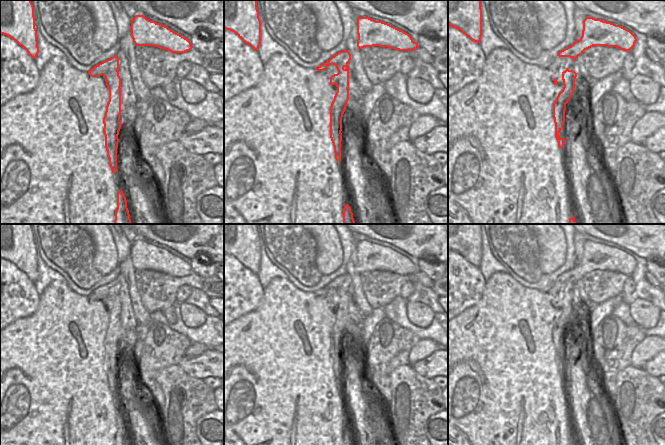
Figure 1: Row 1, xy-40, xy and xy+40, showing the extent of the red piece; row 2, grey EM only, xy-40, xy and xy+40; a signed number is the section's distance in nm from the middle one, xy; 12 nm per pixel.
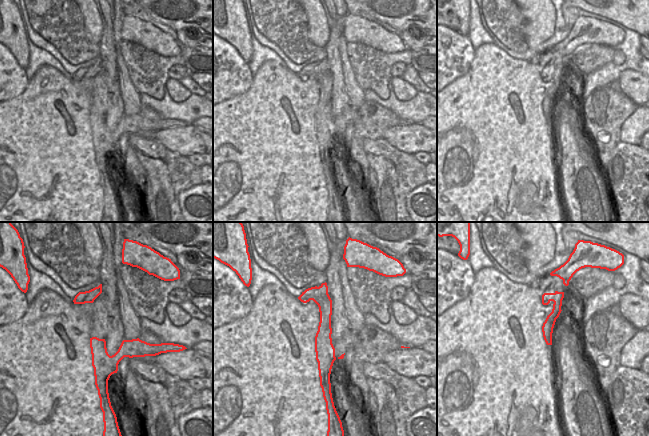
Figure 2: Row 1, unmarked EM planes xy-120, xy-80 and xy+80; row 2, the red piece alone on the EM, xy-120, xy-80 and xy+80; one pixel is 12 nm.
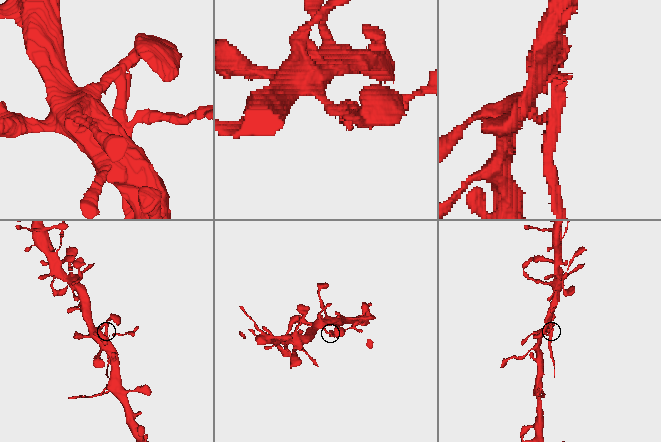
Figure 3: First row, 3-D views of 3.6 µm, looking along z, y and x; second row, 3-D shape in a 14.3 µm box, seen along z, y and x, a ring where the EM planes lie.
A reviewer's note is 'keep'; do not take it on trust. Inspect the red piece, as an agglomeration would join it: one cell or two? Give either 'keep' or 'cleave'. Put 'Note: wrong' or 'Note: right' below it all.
cleave
Note: wrong

